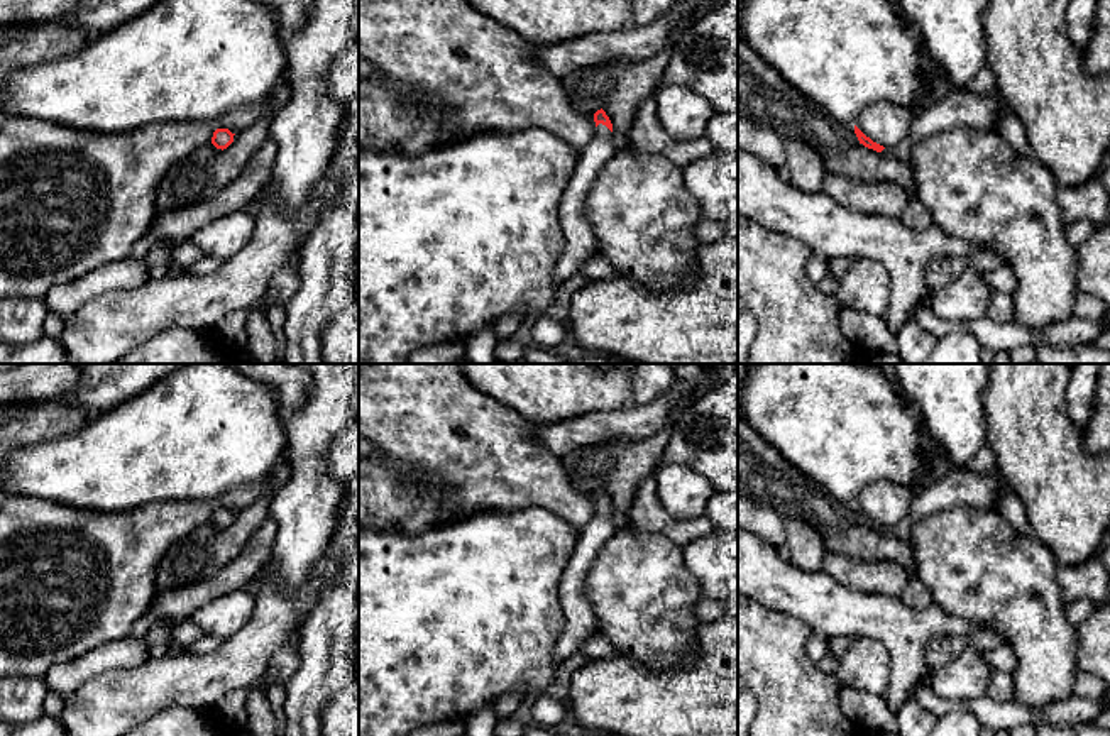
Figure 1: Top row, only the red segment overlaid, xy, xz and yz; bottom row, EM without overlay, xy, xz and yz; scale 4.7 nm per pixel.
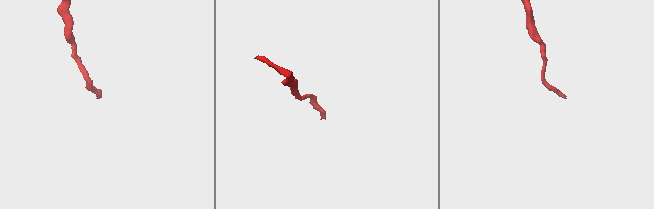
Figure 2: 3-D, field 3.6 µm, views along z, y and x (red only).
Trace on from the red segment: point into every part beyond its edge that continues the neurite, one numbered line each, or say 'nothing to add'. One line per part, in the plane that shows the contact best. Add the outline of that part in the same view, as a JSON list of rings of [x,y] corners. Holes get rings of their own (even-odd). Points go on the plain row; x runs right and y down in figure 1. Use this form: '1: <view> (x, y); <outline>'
1: xz (579, 626); [[[599,503],[596,516],[579,531],[575,550],[560,582],[565,624],[552,653],[555,665],[579,651],[597,633],[594,609],[585,601],[584,582],[592,562],[618,530],[613,511]]]

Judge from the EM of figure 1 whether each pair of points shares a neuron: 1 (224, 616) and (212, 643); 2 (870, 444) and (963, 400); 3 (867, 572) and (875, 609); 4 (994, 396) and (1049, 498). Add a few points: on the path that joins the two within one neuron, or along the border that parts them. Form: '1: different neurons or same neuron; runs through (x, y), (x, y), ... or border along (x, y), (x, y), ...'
1: different neurons; border along (203, 633), (222, 640)
2: different neurons; border along (902, 395), (916, 405), (928, 435), (945, 452)
3: different neurons; border along (835, 579), (851, 589), (897, 598)
4: same neuron; runs through (1019, 422), (1033, 435), (1049, 472)

